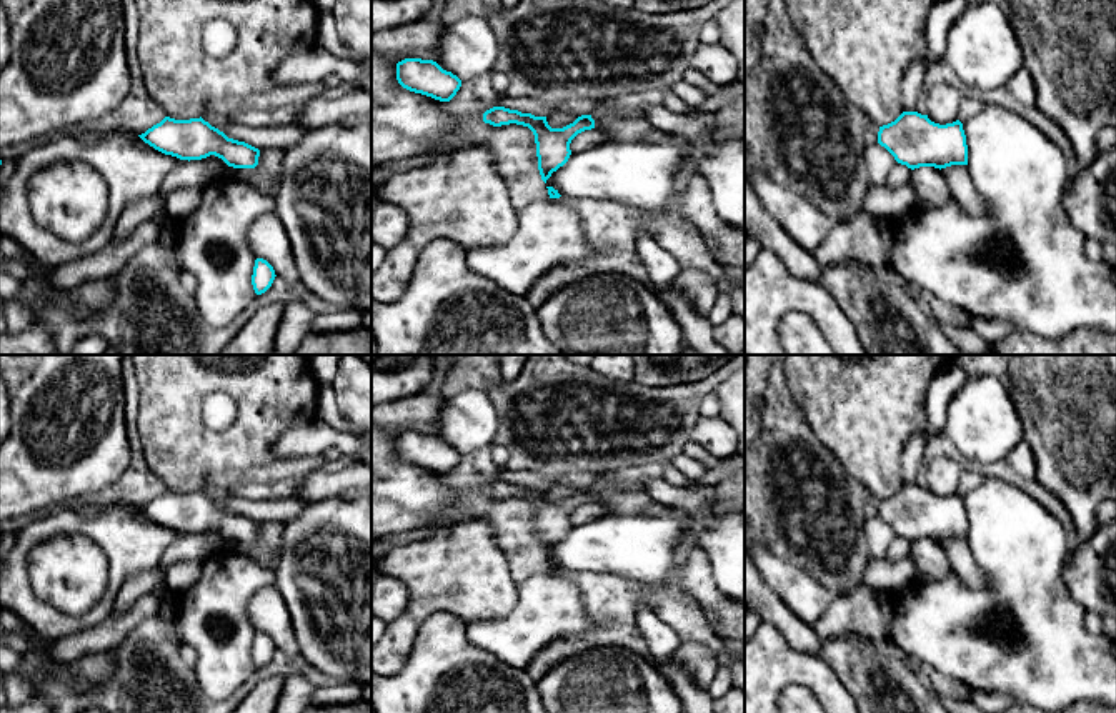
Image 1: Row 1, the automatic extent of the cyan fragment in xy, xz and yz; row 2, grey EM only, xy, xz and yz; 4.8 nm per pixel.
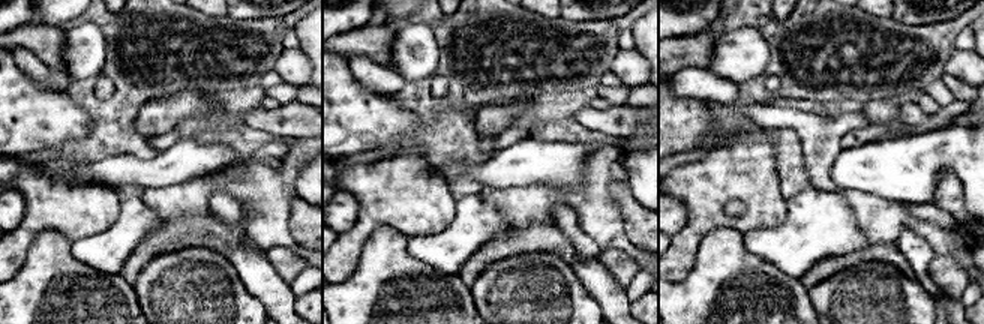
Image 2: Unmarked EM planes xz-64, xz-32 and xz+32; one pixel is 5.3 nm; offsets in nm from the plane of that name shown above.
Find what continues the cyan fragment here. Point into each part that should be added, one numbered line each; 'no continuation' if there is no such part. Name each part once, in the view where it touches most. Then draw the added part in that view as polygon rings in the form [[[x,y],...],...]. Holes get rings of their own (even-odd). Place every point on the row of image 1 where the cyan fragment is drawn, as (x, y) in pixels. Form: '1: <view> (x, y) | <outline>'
no continuation

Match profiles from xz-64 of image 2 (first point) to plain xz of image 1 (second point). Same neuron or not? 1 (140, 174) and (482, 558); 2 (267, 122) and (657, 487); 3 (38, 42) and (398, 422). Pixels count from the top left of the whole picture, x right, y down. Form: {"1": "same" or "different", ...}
{"1": "different", "2": "same", "3": "same"}

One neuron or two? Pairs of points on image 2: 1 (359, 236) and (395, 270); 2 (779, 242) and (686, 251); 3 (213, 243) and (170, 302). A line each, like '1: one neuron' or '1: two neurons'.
1: two neurons
2: two neurons
3: two neurons

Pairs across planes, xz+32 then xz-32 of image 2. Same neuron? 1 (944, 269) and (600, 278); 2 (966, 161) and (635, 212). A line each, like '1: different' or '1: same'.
1: different
2: different

